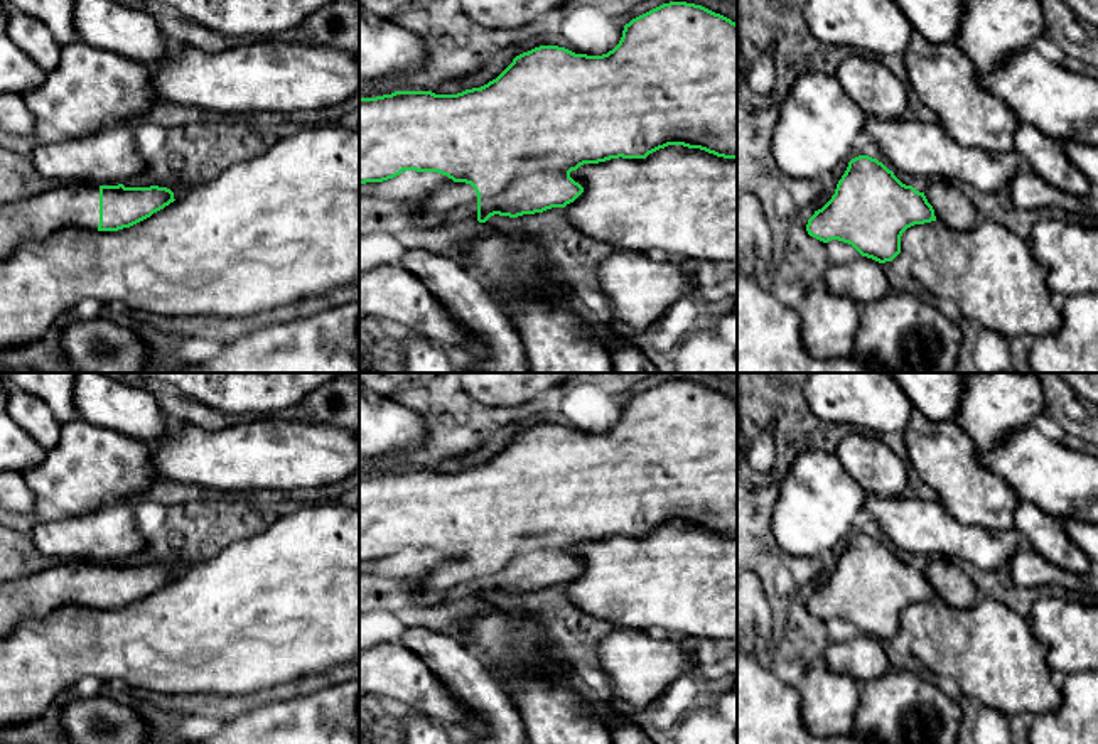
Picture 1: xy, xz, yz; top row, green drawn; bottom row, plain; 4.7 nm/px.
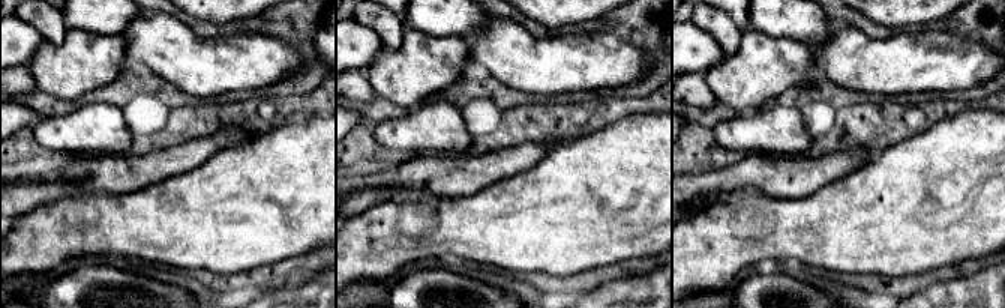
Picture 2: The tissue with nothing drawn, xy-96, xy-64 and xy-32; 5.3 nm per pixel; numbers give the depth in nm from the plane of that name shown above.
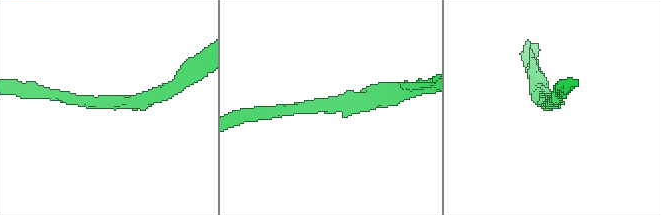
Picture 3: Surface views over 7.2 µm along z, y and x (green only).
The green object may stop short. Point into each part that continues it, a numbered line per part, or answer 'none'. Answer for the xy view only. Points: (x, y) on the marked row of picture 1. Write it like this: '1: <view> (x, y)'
1: xy (69, 204)

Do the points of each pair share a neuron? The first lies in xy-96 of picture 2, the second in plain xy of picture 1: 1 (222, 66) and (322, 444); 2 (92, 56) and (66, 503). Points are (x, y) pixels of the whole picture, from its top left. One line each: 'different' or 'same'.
1: same
2: same

